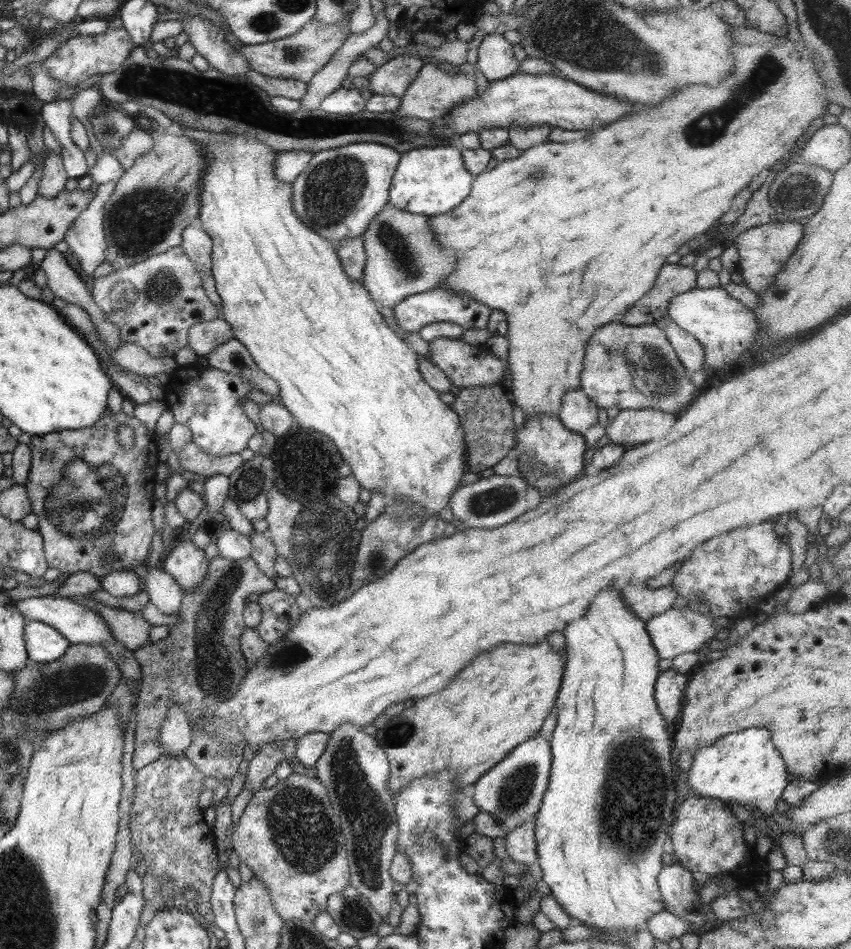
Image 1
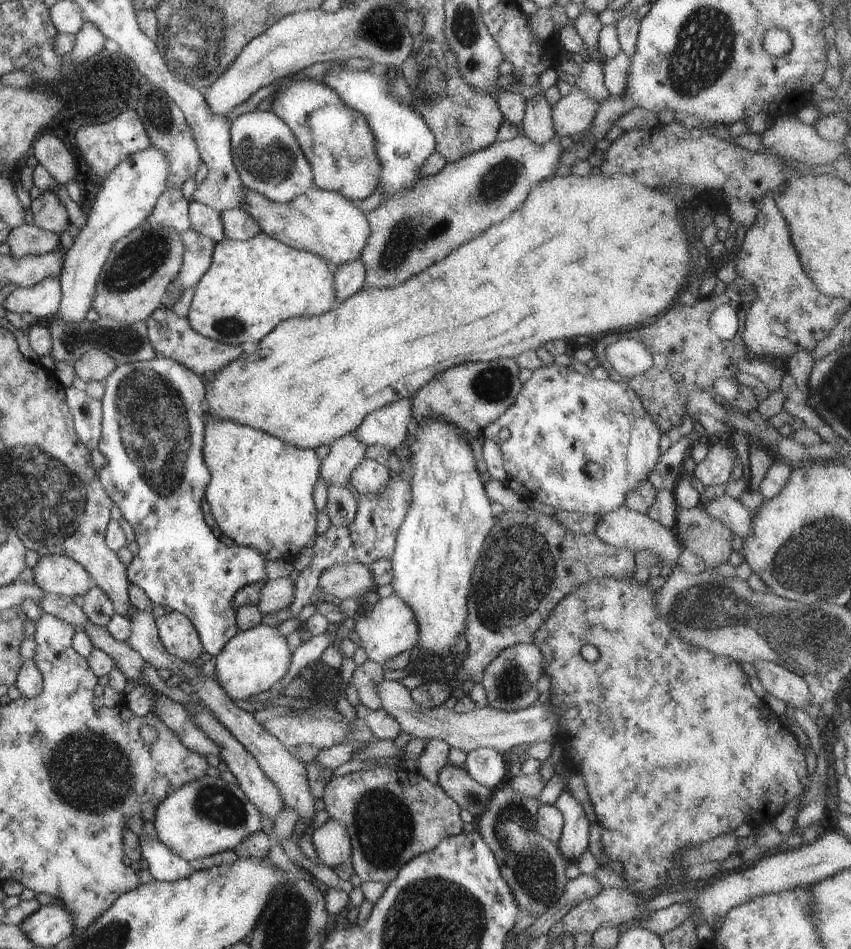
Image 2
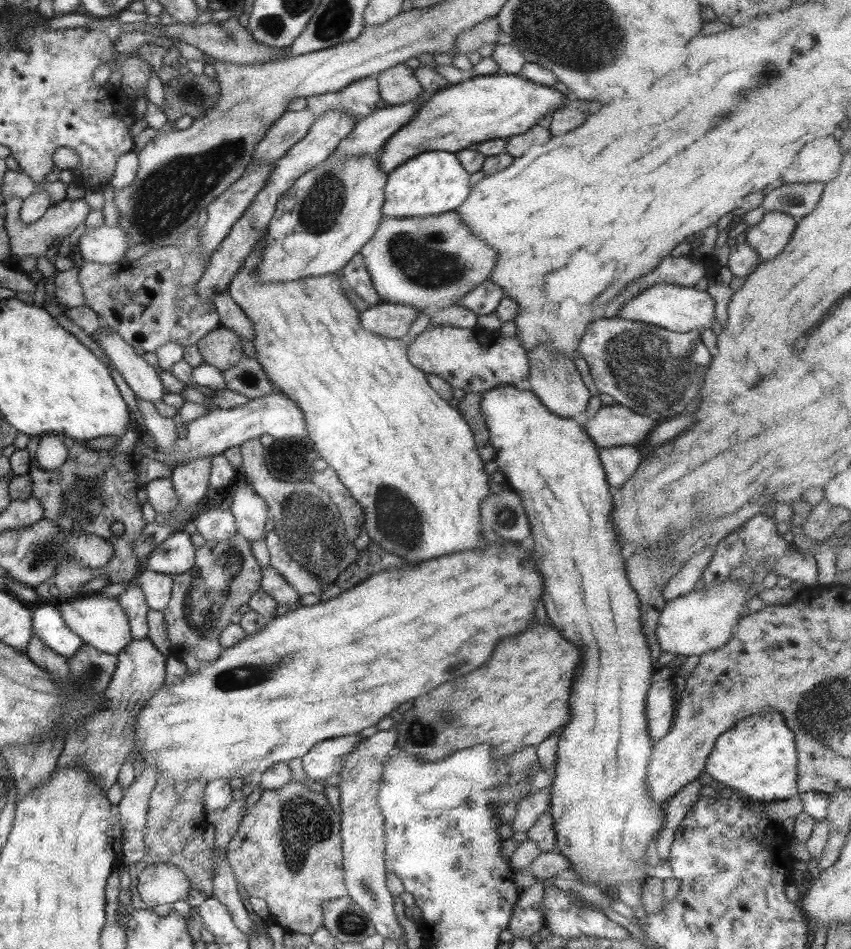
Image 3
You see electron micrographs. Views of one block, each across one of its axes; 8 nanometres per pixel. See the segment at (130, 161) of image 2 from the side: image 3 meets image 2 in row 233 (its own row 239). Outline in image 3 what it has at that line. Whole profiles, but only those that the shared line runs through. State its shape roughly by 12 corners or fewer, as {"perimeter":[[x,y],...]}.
{"perimeter":[[106,225],[83,232],[83,261],[122,262],[130,247],[123,229]]}

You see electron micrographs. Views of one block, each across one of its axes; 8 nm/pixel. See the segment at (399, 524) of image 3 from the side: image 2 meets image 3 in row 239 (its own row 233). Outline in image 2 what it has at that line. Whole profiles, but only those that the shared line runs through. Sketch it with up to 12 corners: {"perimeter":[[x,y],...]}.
{"perimeter":[[261,231],[214,243],[185,318],[226,345],[335,306],[333,269]]}

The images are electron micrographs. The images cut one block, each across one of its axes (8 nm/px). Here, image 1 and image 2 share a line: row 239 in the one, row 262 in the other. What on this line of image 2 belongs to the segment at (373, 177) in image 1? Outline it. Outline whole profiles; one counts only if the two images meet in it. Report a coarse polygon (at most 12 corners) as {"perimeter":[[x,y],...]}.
{"perimeter":[[309,188],[283,204],[247,189],[262,233],[321,256],[358,258],[369,233],[356,203]]}

